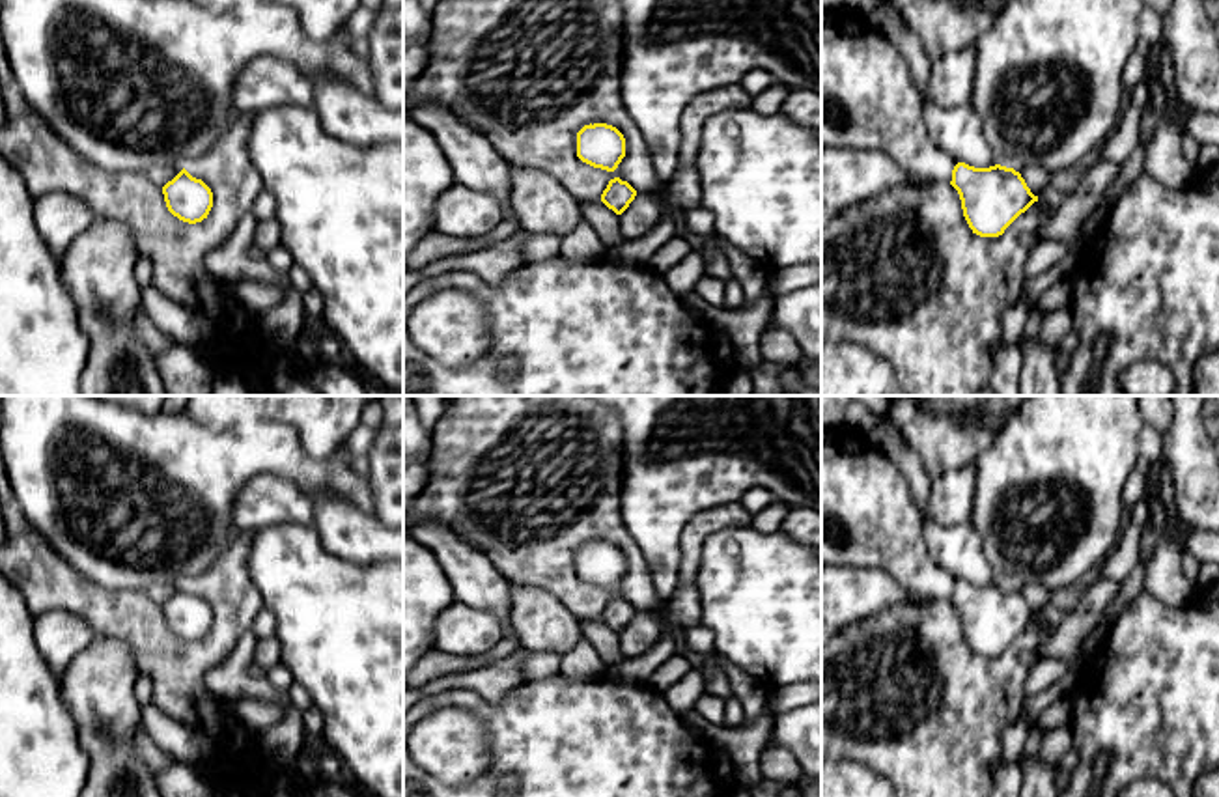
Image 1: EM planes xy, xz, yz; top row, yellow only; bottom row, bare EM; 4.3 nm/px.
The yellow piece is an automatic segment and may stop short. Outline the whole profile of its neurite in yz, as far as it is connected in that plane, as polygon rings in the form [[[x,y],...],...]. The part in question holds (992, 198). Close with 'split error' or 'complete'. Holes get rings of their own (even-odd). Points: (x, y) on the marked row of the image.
[[[840,7],[821,11],[821,146],[881,149],[915,181],[950,183],[961,200],[963,217],[980,237],[999,237],[1038,196],[1014,168],[974,168],[958,162],[926,133],[922,91],[909,77],[907,62],[868,17]]]; split error

